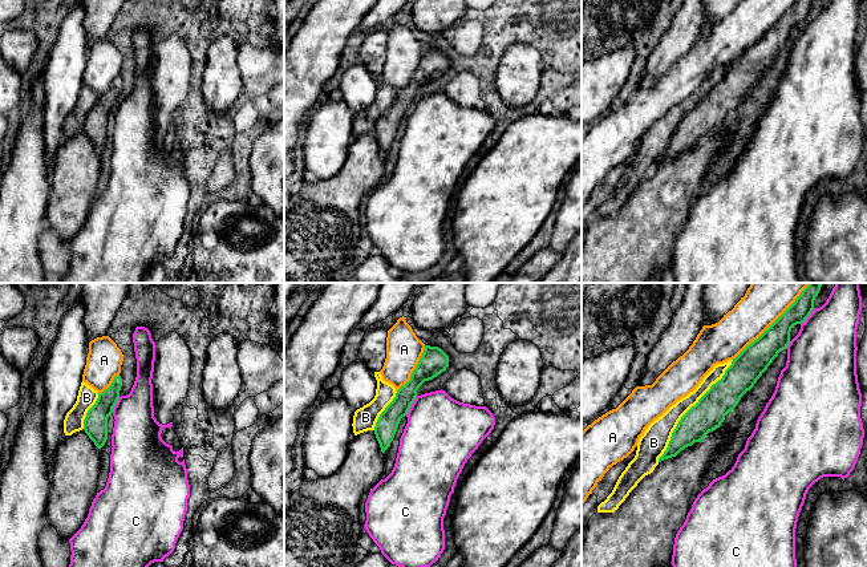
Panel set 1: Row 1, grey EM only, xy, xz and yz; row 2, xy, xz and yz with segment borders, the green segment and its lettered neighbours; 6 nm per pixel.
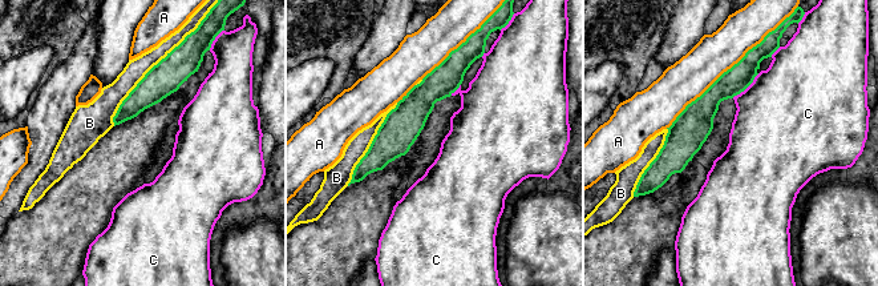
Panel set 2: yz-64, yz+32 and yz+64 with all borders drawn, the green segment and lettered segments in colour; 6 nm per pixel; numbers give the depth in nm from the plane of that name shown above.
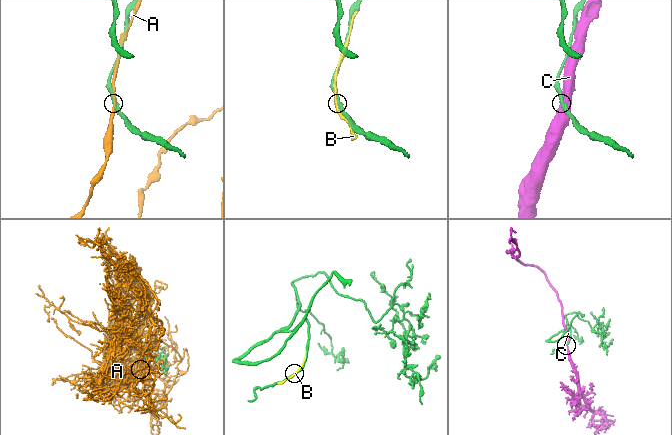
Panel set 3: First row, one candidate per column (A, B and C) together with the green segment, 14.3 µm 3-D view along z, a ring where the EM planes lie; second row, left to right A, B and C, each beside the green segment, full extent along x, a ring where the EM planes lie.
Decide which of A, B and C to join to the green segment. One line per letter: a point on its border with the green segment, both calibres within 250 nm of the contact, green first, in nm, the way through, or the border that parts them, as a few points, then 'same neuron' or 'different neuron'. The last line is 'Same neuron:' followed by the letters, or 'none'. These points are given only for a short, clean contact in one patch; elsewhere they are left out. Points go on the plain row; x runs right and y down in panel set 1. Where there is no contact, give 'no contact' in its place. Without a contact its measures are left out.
A: yz (765, 33) | 190/240 nm | different neuron
B: yz (688, 113) | 200/160 nm | same neuron
C: xz (410, 108) | 140/440 nm | different neuron
Same neuron: B

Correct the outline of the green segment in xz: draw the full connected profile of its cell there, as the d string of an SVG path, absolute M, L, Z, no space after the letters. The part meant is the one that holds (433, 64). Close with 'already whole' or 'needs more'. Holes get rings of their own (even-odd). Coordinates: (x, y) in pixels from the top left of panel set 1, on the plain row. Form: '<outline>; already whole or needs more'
M425 48L424 56L410 82L398 93L374 74L377 92L374 101L357 112L353 118L355 138L373 133L384 155L394 141L398 126L417 100L418 90L446 73L449 58L438 49Z; needs more

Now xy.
M119 77L102 96L82 84L77 104L64 122L65 138L72 138L84 131L94 147L101 151L108 142L108 121L119 101L121 89Z; needs more

